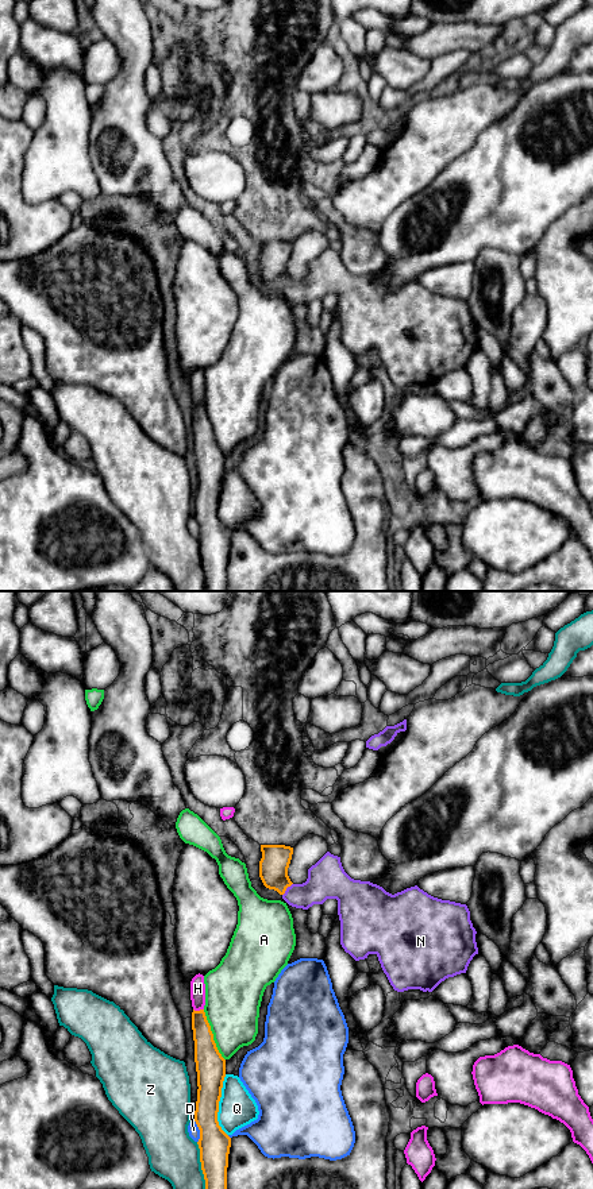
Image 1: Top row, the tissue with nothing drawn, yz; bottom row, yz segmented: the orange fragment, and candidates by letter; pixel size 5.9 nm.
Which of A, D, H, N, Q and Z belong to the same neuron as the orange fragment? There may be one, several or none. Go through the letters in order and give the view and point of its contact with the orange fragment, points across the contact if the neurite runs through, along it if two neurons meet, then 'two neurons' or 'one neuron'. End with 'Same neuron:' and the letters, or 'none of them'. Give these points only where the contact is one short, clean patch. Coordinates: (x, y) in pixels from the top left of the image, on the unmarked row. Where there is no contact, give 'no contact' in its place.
A: yz (212, 431) | two neurons
D: yz (200, 527) | two neurons
H: yz (200, 405) | two neurons
N: yz (285, 285) | across yz (273, 262), (274, 271), (285, 285), (315, 285), (326, 274) | one neuron
Q: yz (218, 501) | two neurons
Z: yz (201, 564) | two neurons
Same neuron: N

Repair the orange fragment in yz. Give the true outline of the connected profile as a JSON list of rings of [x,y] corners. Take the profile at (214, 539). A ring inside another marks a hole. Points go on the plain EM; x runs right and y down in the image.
[[[204,405],[192,408],[197,497],[195,517],[200,525],[197,537],[205,591],[227,591],[227,563],[231,533],[217,517],[219,497],[226,472],[226,455],[213,436]]]

